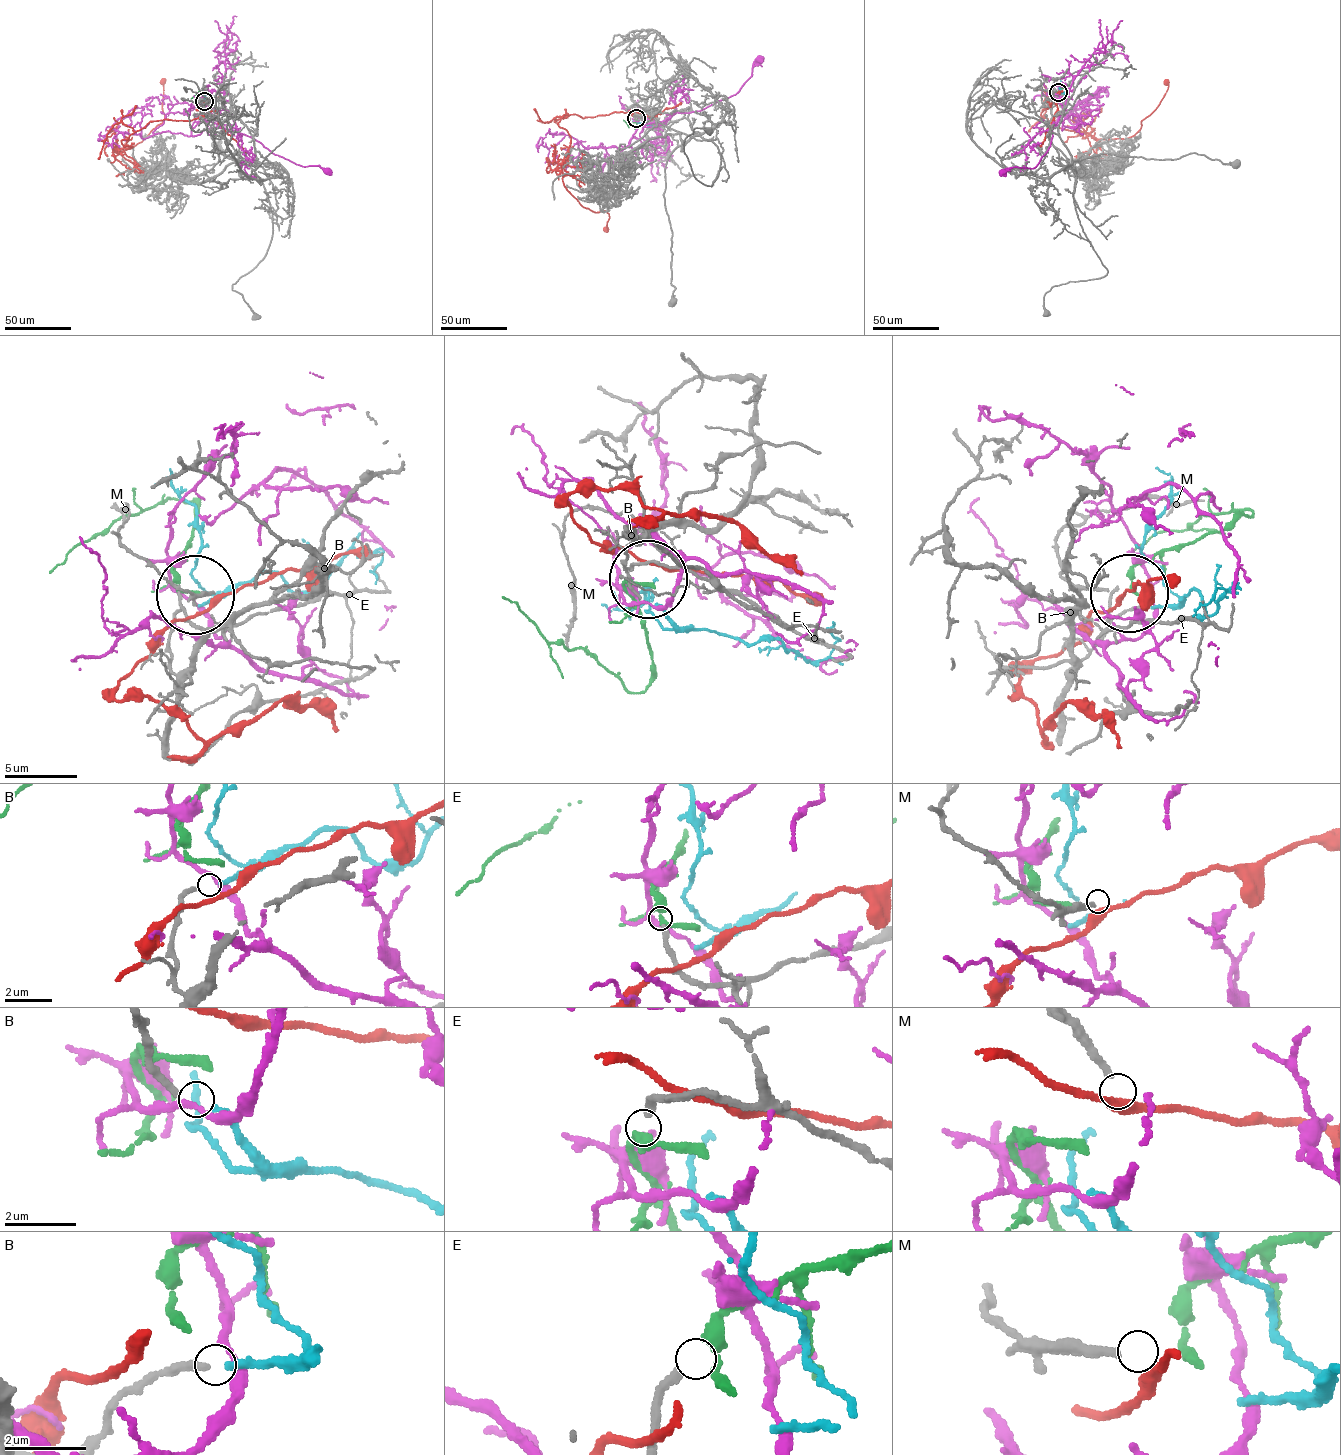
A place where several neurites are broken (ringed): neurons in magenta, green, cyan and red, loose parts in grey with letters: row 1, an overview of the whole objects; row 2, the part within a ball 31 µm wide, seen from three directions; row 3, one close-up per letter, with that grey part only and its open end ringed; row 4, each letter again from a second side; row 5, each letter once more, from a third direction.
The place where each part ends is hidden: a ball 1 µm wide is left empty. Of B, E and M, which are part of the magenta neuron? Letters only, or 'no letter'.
no letter

